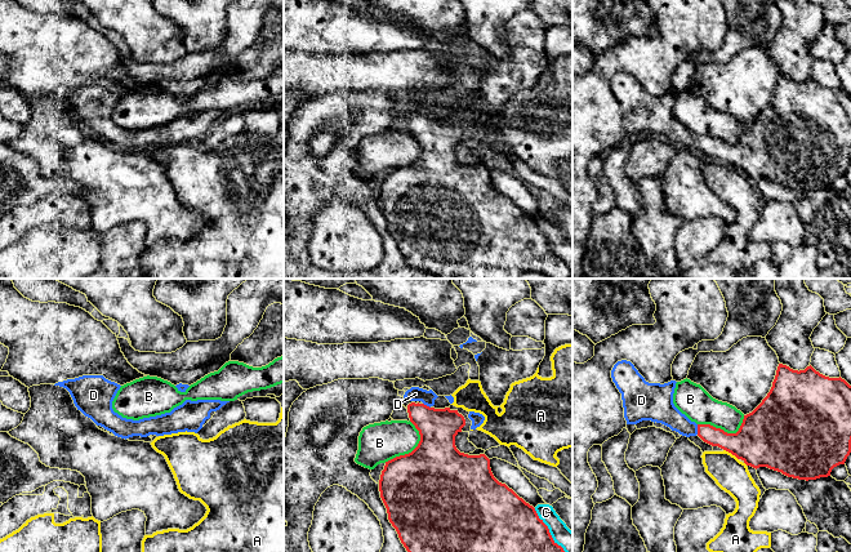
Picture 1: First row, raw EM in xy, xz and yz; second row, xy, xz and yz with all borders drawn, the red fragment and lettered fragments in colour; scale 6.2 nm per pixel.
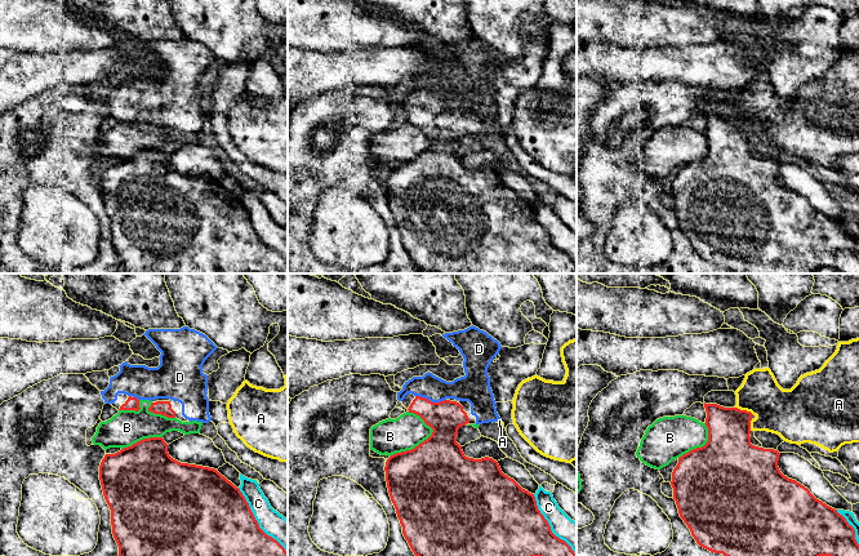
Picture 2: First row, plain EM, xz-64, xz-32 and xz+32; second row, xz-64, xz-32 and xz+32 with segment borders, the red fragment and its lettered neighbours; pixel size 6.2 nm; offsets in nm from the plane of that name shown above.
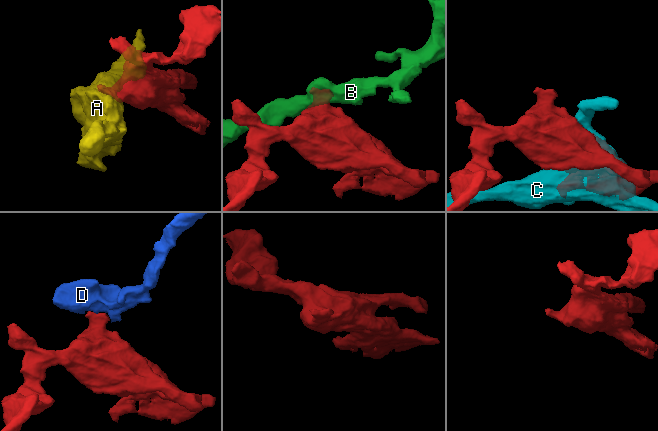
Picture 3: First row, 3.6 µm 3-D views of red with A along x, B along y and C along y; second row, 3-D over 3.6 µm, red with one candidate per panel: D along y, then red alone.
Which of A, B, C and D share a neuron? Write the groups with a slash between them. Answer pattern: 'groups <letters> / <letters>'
groups A / B / C / D

